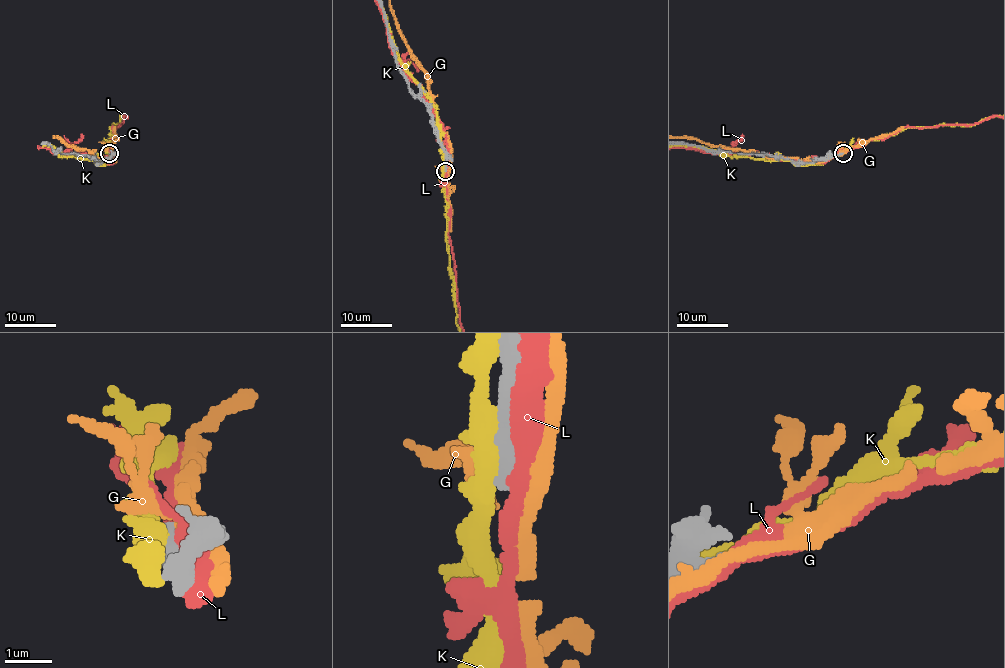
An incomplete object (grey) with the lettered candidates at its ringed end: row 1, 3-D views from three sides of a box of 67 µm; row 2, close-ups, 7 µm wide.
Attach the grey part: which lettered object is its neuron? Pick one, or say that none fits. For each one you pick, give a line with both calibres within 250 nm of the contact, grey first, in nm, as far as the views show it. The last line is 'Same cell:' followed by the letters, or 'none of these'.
Same cell: none of these

